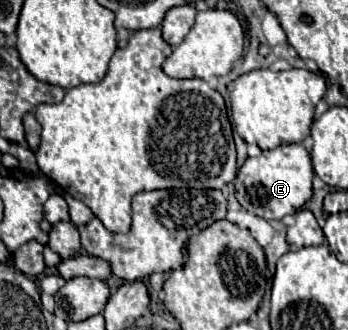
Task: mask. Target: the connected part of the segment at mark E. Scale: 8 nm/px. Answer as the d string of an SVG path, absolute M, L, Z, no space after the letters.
M286 144L268 150L268 156L248 158L240 168L234 184L236 198L248 210L266 220L280 220L286 214L296 214L312 198L312 162L302 144Z

